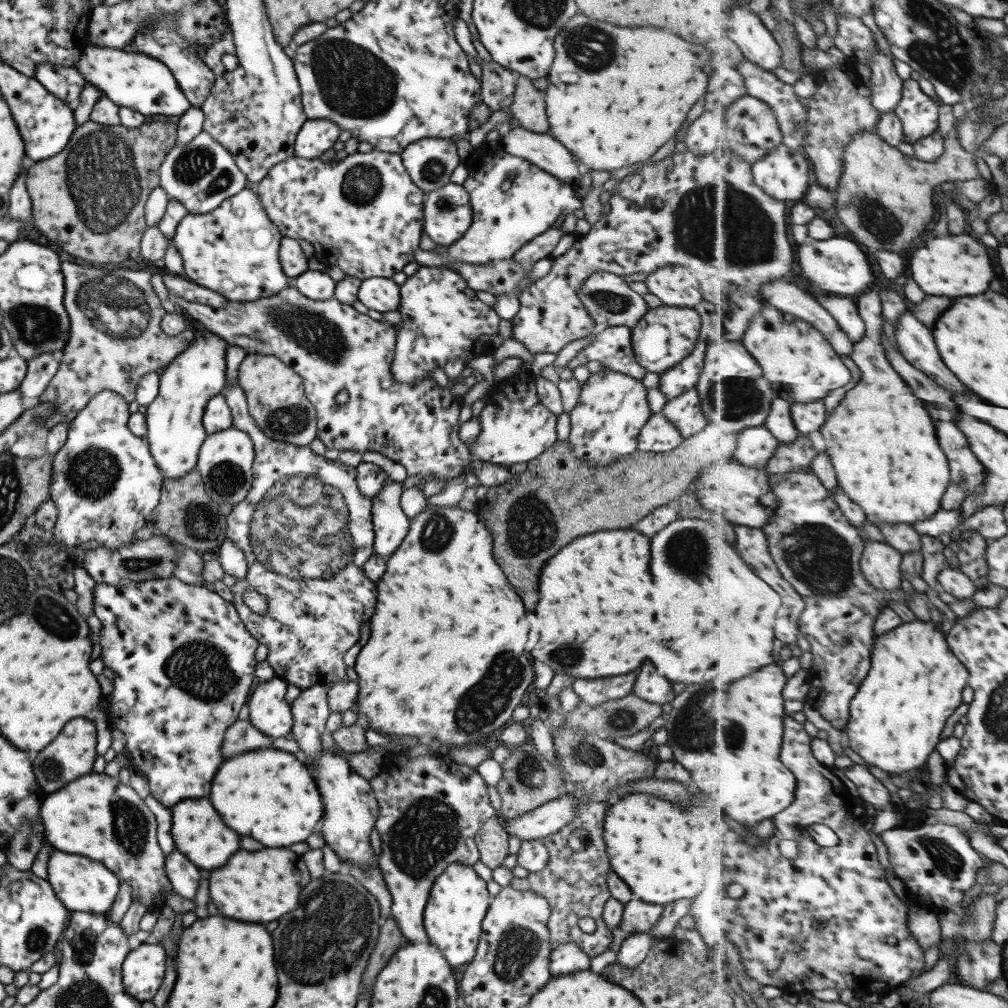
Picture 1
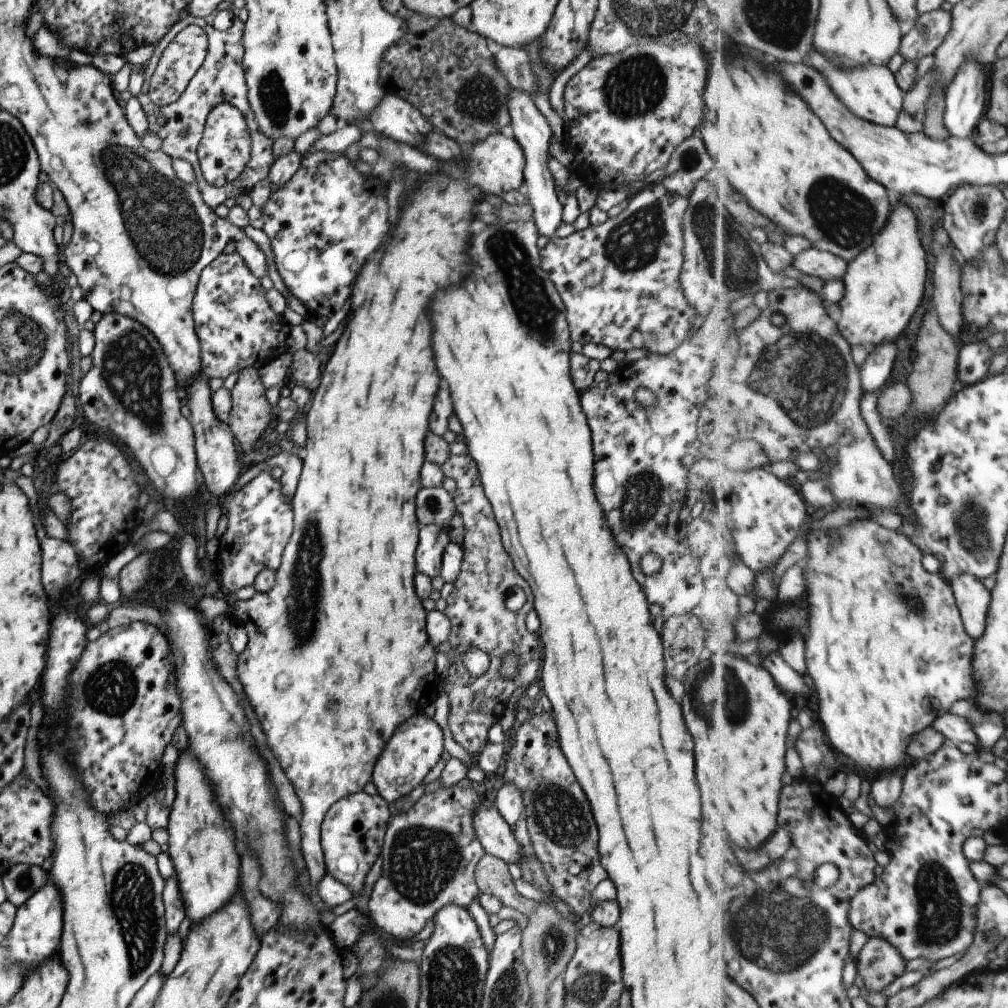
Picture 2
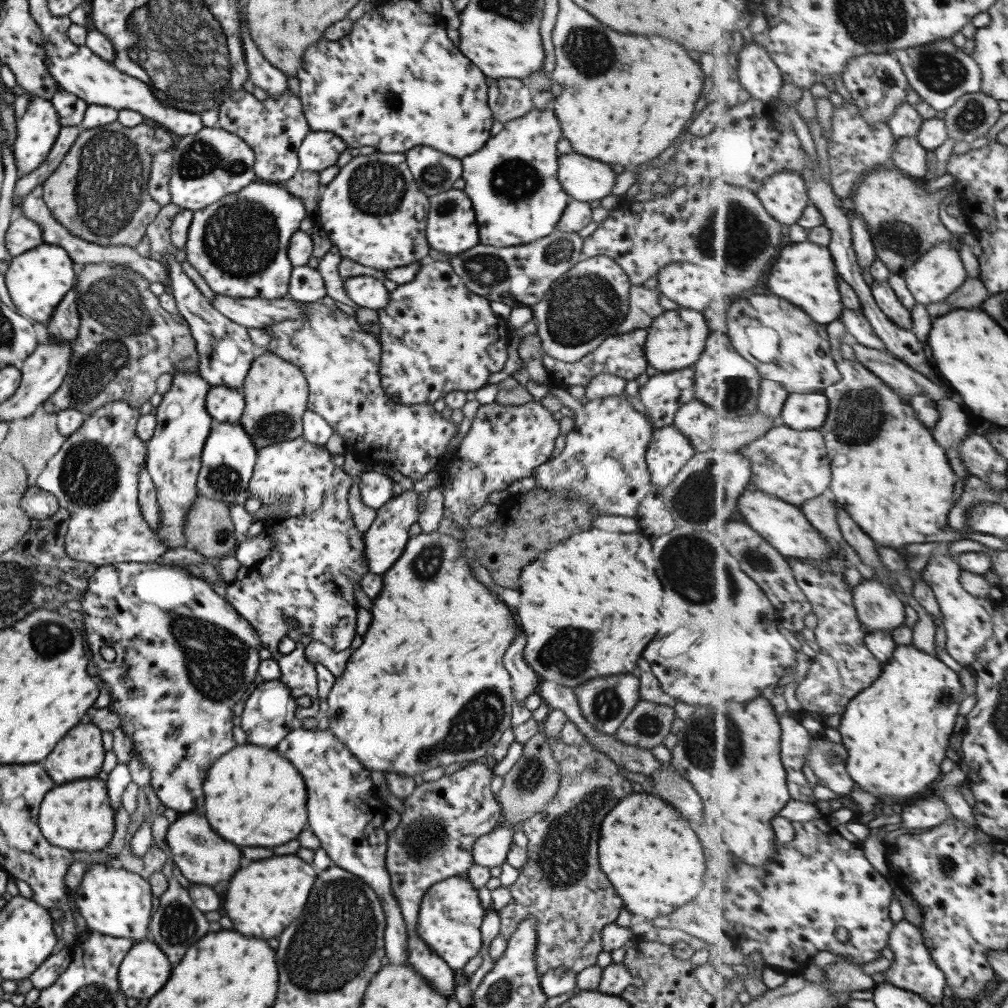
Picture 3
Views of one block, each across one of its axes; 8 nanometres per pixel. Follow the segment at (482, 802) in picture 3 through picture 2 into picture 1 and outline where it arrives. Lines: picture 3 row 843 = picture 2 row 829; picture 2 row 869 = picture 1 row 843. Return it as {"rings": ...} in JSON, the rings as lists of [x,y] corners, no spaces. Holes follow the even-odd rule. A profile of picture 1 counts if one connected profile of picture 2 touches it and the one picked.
{"rings":[[[385,752],[382,757],[382,762],[380,764],[379,772],[377,776],[373,776],[369,780],[369,785],[371,785],[371,791],[373,791],[373,796],[377,801],[378,805],[378,816],[376,822],[374,823],[374,828],[379,833],[379,838],[381,839],[380,852],[377,856],[377,865],[379,868],[379,874],[382,877],[382,881],[391,897],[391,906],[389,916],[393,917],[398,928],[401,932],[401,937],[405,942],[427,942],[427,936],[425,936],[425,930],[423,930],[423,924],[421,924],[423,914],[423,906],[427,904],[427,898],[429,898],[429,890],[431,884],[435,881],[435,878],[439,874],[443,873],[443,870],[452,863],[458,863],[461,865],[466,865],[472,867],[478,860],[478,850],[474,844],[474,839],[479,828],[483,827],[483,824],[490,820],[492,817],[498,816],[496,810],[491,808],[489,804],[489,798],[487,797],[487,785],[485,781],[477,774],[473,767],[467,765],[460,765],[453,762],[449,756],[437,757],[435,755],[419,755],[417,757],[409,757],[405,752]]]}

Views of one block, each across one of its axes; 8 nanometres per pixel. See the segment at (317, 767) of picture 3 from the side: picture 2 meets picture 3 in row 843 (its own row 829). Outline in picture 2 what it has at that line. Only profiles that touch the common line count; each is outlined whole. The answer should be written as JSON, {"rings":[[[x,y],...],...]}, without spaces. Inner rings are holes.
{"rings":[[[362,791],[338,799],[323,816],[320,823],[320,848],[324,871],[329,877],[340,881],[353,899],[361,894],[365,876],[380,854],[390,820],[388,804],[378,795],[367,796]]]}

